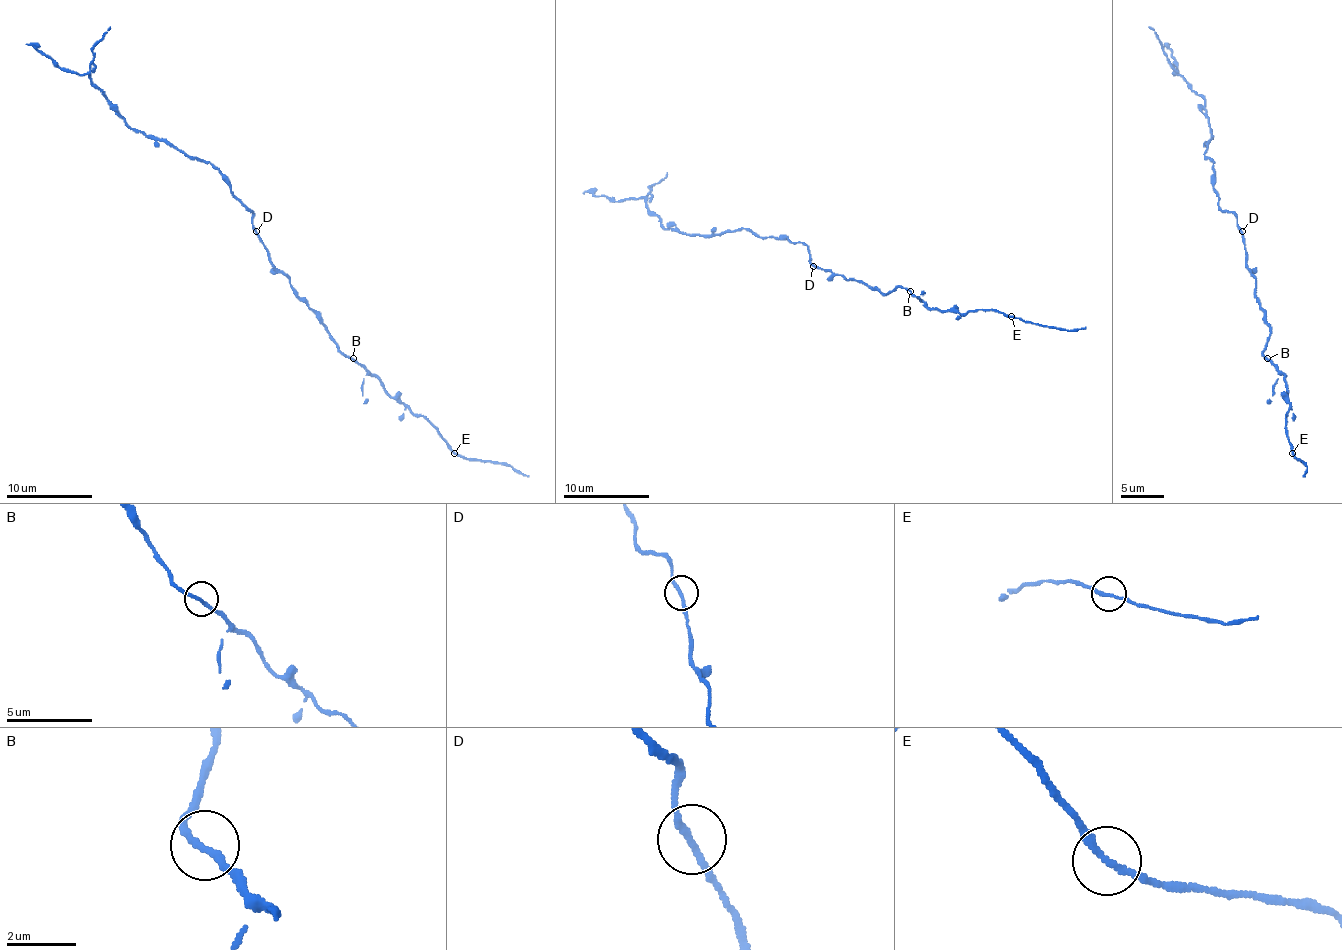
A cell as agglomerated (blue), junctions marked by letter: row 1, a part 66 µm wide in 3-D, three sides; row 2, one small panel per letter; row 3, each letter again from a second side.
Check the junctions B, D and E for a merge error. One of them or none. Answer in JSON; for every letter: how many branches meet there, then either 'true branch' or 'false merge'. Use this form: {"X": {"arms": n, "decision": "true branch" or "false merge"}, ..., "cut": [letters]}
{"B": {"arms": 2, "decision": "true branch"}, "D": {"arms": 2, "decision": "true branch"}, "E": {"arms": 2, "decision": "true branch"}, "cut": []}

